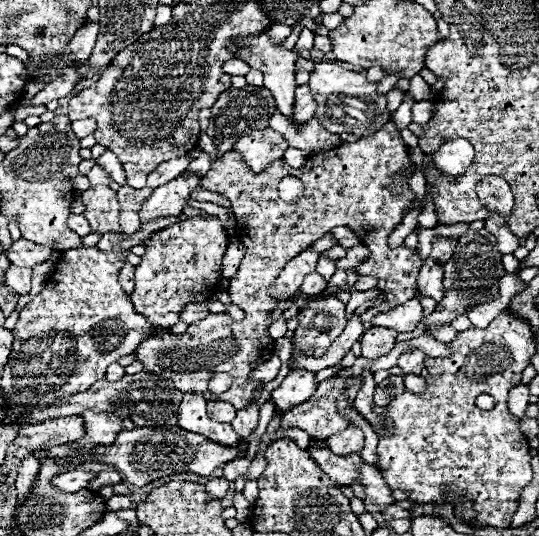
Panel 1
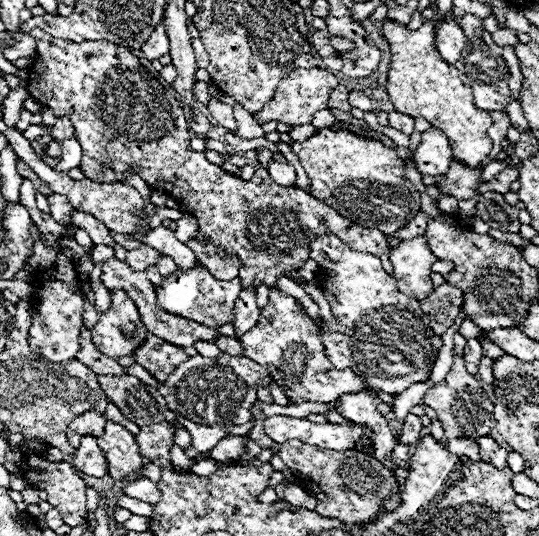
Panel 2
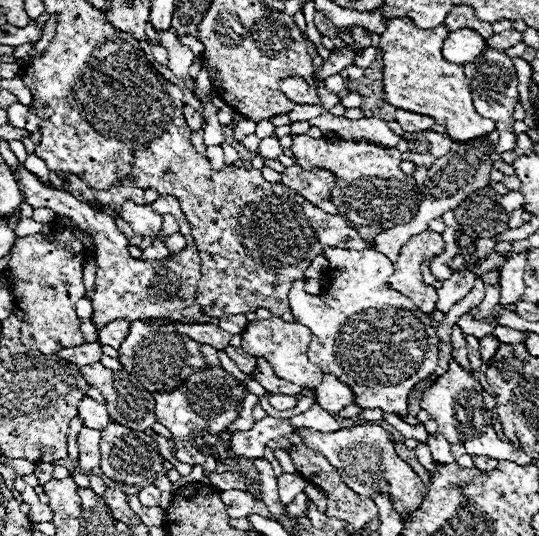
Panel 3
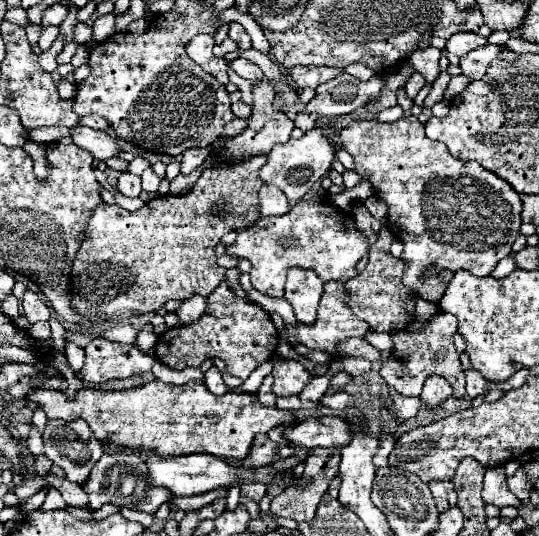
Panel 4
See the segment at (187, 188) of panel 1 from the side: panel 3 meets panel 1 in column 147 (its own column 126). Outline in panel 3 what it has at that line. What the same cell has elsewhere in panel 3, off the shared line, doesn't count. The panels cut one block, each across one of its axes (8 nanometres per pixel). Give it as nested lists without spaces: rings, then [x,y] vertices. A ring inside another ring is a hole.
[[[126,200],[122,204],[122,218],[142,238],[154,238],[156,240],[158,232],[162,230],[162,214],[154,212],[150,206],[136,206],[134,202]]]

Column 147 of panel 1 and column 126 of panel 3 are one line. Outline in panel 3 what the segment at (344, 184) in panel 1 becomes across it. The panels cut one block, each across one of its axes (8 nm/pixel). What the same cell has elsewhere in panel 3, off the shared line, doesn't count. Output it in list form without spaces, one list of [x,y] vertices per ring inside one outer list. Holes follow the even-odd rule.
[[[134,320],[130,324],[130,336],[122,342],[122,348],[118,352],[124,370],[132,376],[138,376],[138,380],[142,380],[144,388],[150,388],[150,392],[176,388],[178,384],[182,384],[182,380],[186,380],[190,372],[206,366],[200,354],[200,344],[190,340],[188,336],[182,336],[172,324],[162,324],[162,320]]]

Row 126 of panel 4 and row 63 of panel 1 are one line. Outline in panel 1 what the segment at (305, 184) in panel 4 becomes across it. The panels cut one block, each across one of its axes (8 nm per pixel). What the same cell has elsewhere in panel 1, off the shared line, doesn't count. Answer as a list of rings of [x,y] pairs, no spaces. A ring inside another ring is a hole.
[[[322,62],[322,64],[314,64],[308,86],[318,104],[314,116],[328,132],[334,134],[348,132],[348,134],[368,136],[380,130],[390,120],[390,114],[386,112],[386,96],[376,94],[376,84],[366,82],[366,72],[352,72],[340,68],[338,64]]]

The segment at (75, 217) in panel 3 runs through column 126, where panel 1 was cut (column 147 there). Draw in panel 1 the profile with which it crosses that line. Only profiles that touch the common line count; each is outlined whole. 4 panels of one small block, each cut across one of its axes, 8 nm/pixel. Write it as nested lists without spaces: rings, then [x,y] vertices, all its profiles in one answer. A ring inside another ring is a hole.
[[[186,218],[176,226],[154,232],[144,246],[146,254],[136,268],[136,290],[130,298],[136,312],[148,322],[162,328],[172,328],[188,304],[206,302],[218,292],[214,286],[218,286],[222,278],[222,256],[228,248],[228,238],[218,218]]]

